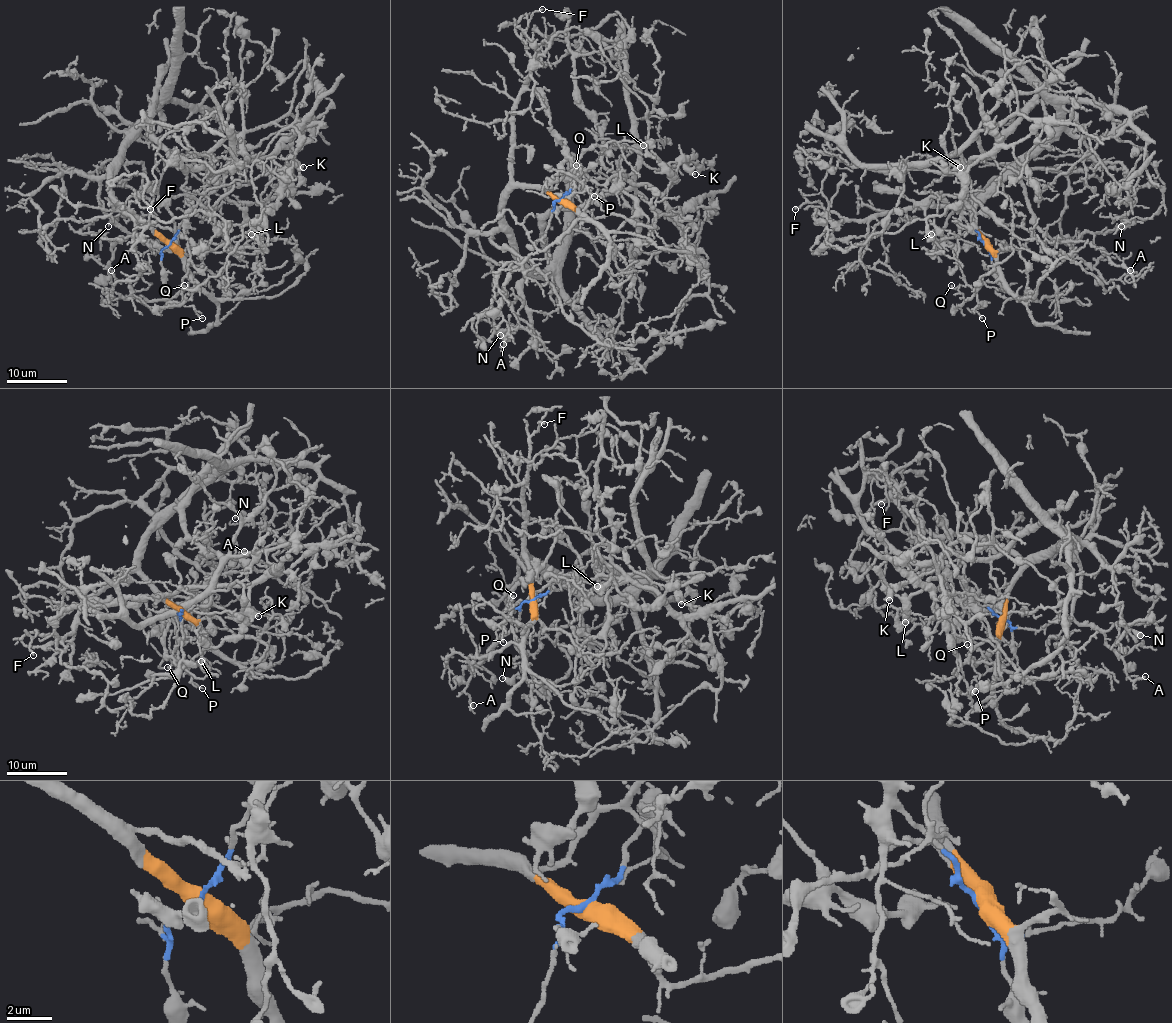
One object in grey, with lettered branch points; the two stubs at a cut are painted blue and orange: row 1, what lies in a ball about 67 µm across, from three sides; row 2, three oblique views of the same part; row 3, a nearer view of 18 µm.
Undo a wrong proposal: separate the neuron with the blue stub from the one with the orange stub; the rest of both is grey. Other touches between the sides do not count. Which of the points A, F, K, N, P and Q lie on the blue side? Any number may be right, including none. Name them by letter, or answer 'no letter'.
K, P, Q

